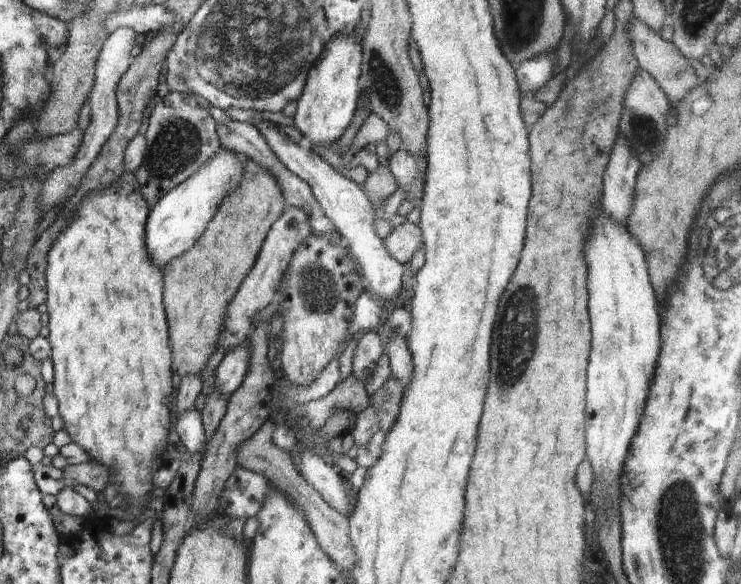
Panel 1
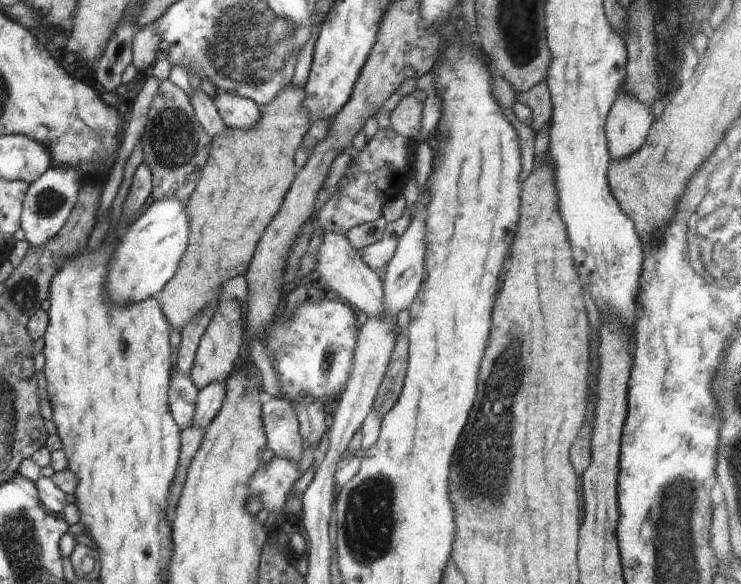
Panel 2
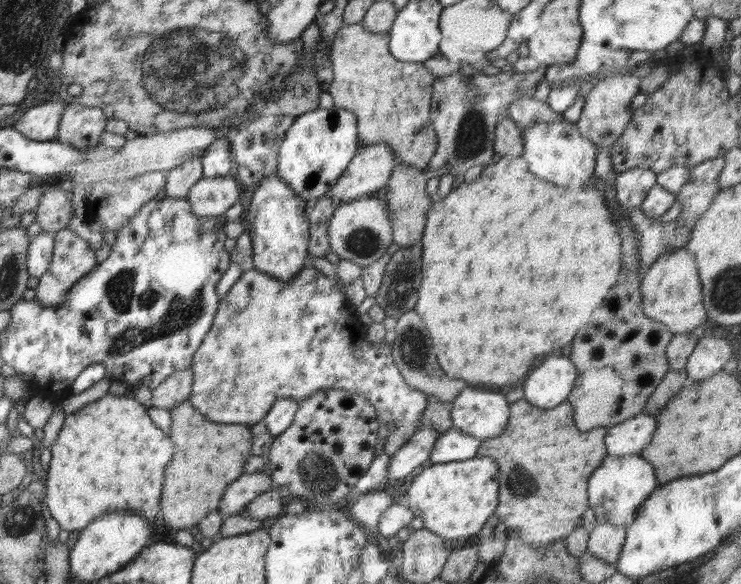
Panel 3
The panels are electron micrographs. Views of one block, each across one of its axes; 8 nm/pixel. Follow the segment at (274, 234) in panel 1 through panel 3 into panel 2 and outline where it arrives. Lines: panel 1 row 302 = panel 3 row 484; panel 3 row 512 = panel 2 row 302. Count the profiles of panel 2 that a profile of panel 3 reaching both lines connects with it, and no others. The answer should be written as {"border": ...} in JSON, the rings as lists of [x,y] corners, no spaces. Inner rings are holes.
{"border":[[[236,299],[220,302],[206,332],[202,335],[189,376],[198,390],[213,382],[224,383],[235,370],[240,360],[239,352],[244,348],[244,322],[240,306],[240,302]]]}

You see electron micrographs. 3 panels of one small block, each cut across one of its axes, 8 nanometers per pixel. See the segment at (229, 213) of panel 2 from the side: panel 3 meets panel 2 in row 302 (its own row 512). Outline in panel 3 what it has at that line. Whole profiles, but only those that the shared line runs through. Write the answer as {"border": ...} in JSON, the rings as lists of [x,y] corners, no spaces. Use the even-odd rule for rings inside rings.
{"border":[[[188,400],[171,411],[170,440],[174,440],[174,458],[166,466],[164,494],[160,500],[165,524],[172,529],[190,529],[209,512],[216,511],[229,484],[242,476],[242,466],[250,458],[252,433],[244,424],[224,425],[198,414]]]}

